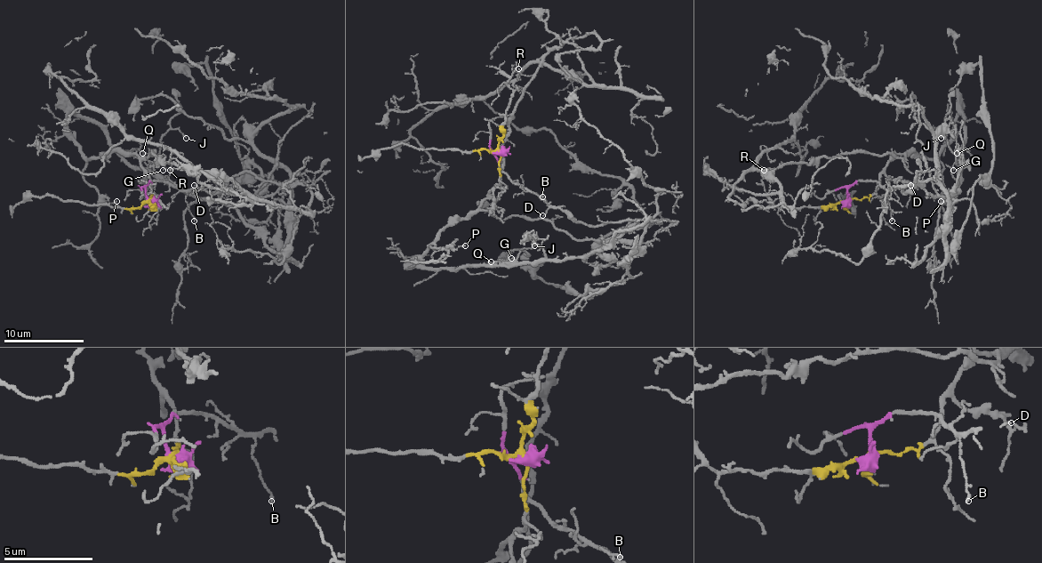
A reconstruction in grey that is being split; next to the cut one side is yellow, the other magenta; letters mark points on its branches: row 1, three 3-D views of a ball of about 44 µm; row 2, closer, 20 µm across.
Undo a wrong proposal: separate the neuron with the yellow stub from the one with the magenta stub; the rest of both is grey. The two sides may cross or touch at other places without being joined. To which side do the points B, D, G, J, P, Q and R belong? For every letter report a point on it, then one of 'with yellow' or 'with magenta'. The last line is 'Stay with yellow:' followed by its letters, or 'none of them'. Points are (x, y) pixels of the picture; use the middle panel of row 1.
B: at (542, 197); with magenta
D: at (542, 215); with magenta
G: at (511, 258); with yellow
J: at (534, 245); with yellow
P: at (465, 245); with yellow
Q: at (491, 261); with yellow
R: at (518, 68); with yellow
Stay with yellow: G, J, P, Q, R

